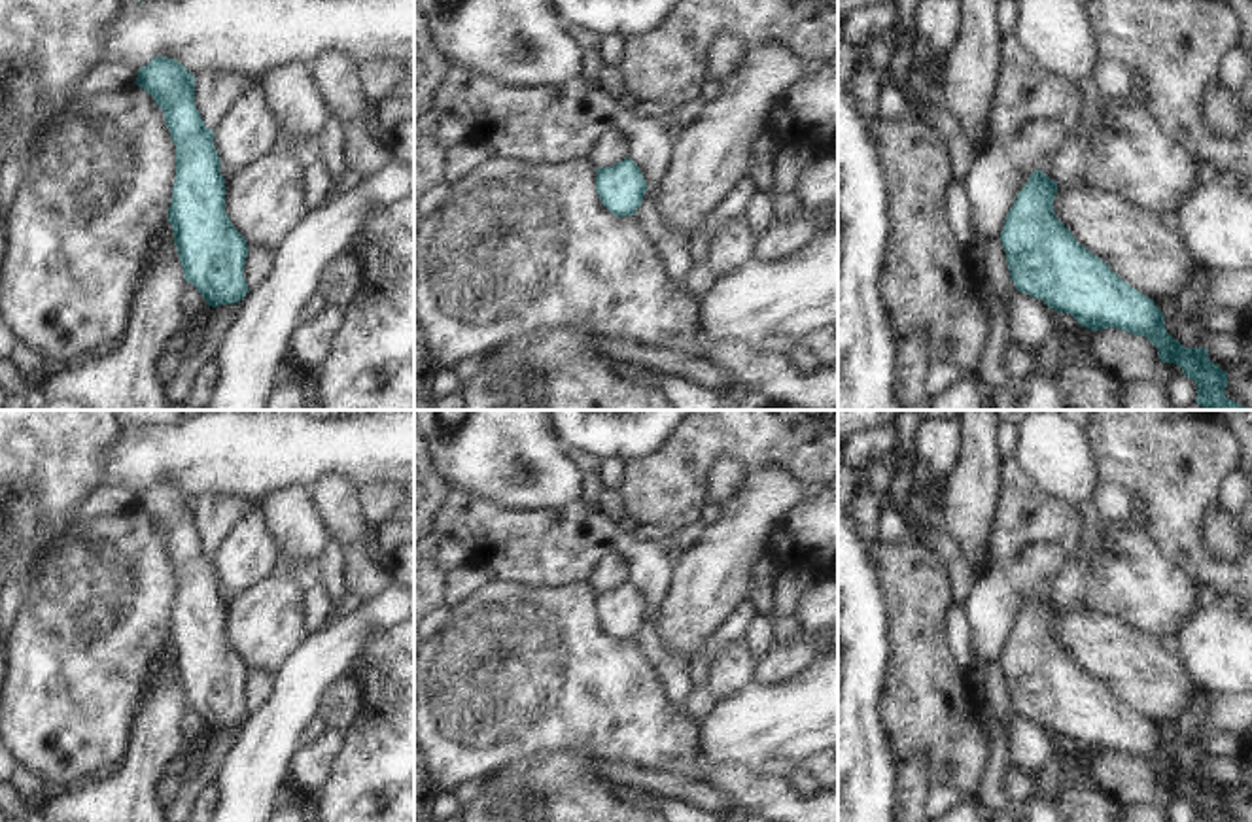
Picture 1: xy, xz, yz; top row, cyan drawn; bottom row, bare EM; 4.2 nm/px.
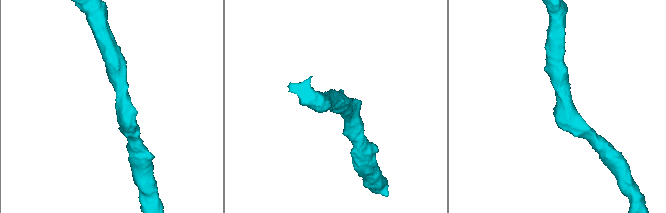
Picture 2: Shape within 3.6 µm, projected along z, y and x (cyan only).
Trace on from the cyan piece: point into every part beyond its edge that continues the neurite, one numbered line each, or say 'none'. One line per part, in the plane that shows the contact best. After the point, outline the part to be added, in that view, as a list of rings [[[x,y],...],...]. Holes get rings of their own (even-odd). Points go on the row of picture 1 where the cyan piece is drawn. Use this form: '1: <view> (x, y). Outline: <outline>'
none.

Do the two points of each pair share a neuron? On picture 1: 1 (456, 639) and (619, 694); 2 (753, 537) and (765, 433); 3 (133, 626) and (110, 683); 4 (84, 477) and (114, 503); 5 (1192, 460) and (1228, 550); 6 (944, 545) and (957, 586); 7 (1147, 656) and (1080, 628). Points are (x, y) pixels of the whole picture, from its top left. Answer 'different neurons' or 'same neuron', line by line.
1: same neuron
2: different neurons
3: same neuron
4: different neurons
5: different neurons
6: same neuron
7: same neuron

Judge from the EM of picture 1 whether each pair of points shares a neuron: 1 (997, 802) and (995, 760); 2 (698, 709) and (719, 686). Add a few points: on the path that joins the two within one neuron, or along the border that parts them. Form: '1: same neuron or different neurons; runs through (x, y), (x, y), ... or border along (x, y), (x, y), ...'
1: same neuron; runs through (995, 792), (995, 770)
2: different neurons; border along (704, 684), (717, 700)

